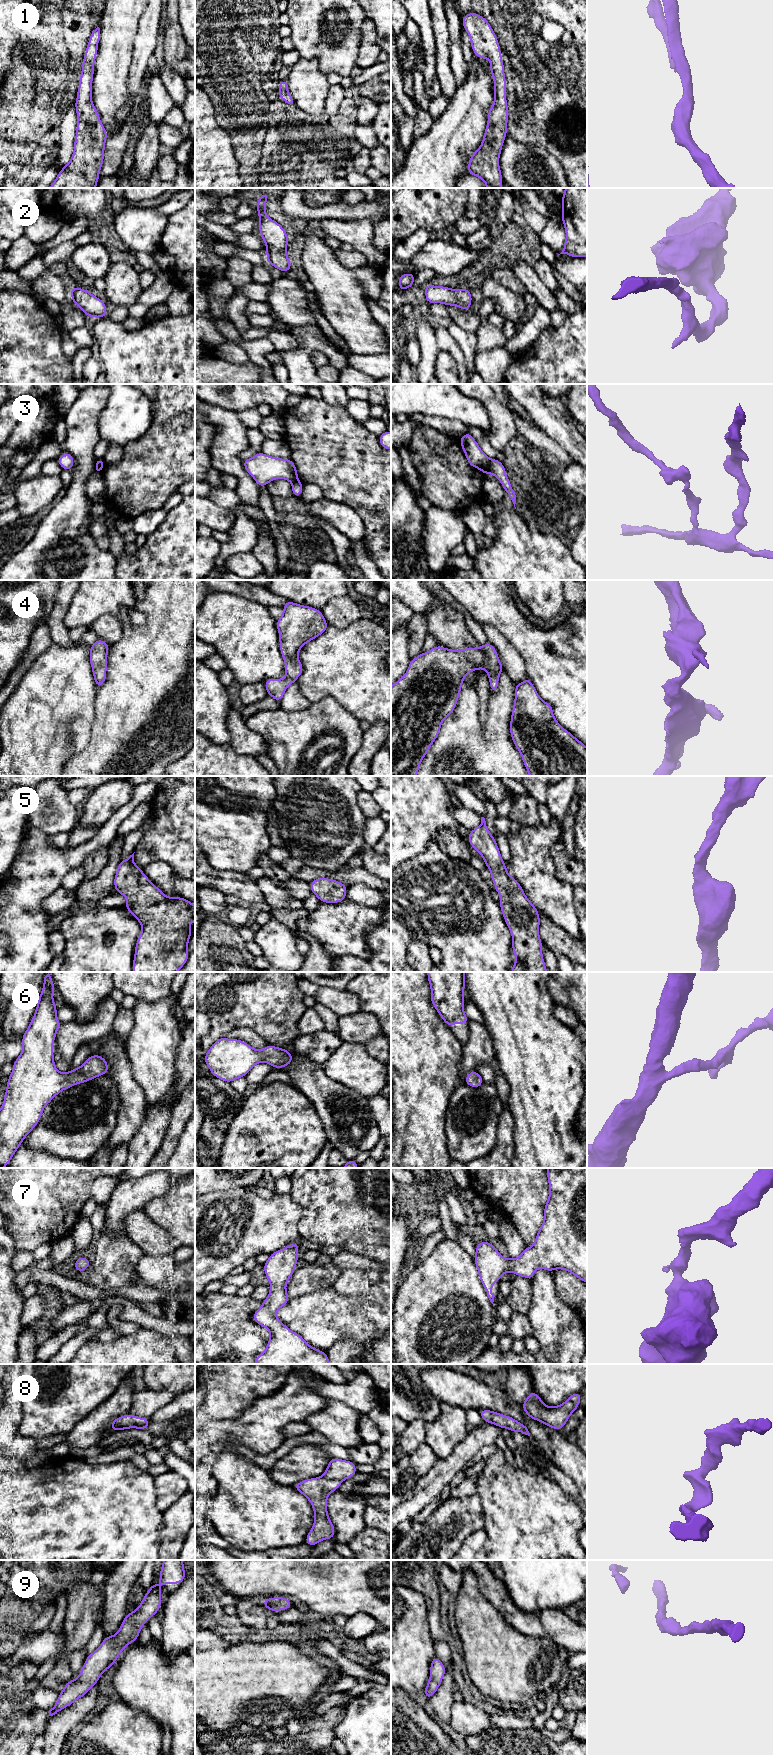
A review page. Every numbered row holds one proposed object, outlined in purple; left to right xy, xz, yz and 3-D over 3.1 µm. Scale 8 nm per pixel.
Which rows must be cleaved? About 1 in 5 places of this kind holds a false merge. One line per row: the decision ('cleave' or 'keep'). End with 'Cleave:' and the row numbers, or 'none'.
1: keep
2: keep
3: cleave
4: keep
5: keep
6: keep
7: keep
8: keep
9: keep
Cleave: 3

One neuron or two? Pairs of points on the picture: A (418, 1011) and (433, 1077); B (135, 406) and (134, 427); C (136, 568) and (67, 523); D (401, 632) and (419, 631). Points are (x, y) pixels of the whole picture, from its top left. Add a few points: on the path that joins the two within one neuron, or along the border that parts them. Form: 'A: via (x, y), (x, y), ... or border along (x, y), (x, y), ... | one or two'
A: via (418, 1027), (418, 1061) | one
B: via (134, 411), (134, 422) | one
C: border along (116, 557), (114, 569) | two
D: border along (407, 624), (408, 653), (410, 655) | two

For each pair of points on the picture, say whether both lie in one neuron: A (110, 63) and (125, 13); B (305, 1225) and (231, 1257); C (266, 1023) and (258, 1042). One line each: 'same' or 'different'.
A: same
B: different
C: different

